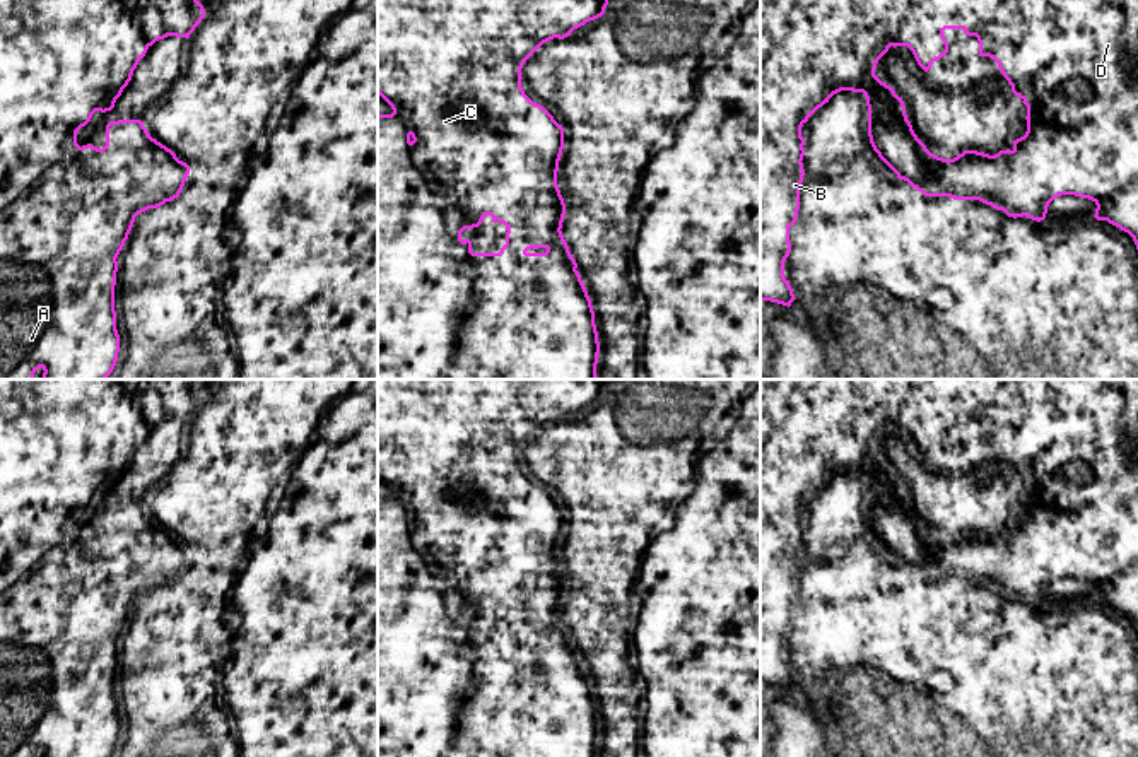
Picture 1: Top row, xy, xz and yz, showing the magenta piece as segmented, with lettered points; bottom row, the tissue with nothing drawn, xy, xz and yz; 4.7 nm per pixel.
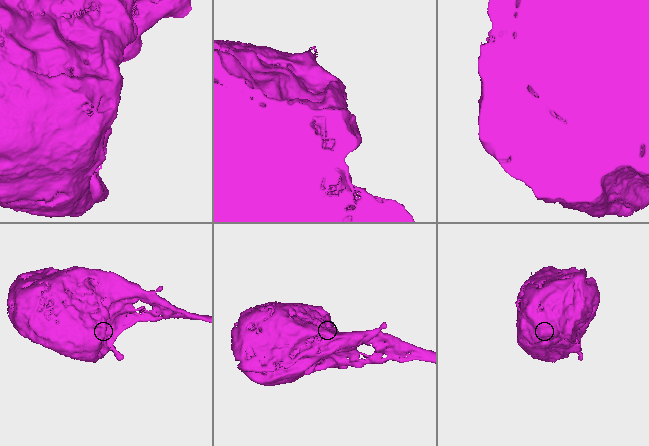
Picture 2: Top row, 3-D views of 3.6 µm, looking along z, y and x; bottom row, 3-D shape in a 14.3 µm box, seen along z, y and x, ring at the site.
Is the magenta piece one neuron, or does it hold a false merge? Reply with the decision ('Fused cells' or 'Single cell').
Fused cells

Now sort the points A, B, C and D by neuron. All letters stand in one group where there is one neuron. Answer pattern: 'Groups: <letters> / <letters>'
Groups: A C D / B

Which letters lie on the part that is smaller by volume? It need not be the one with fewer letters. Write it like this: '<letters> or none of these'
B

